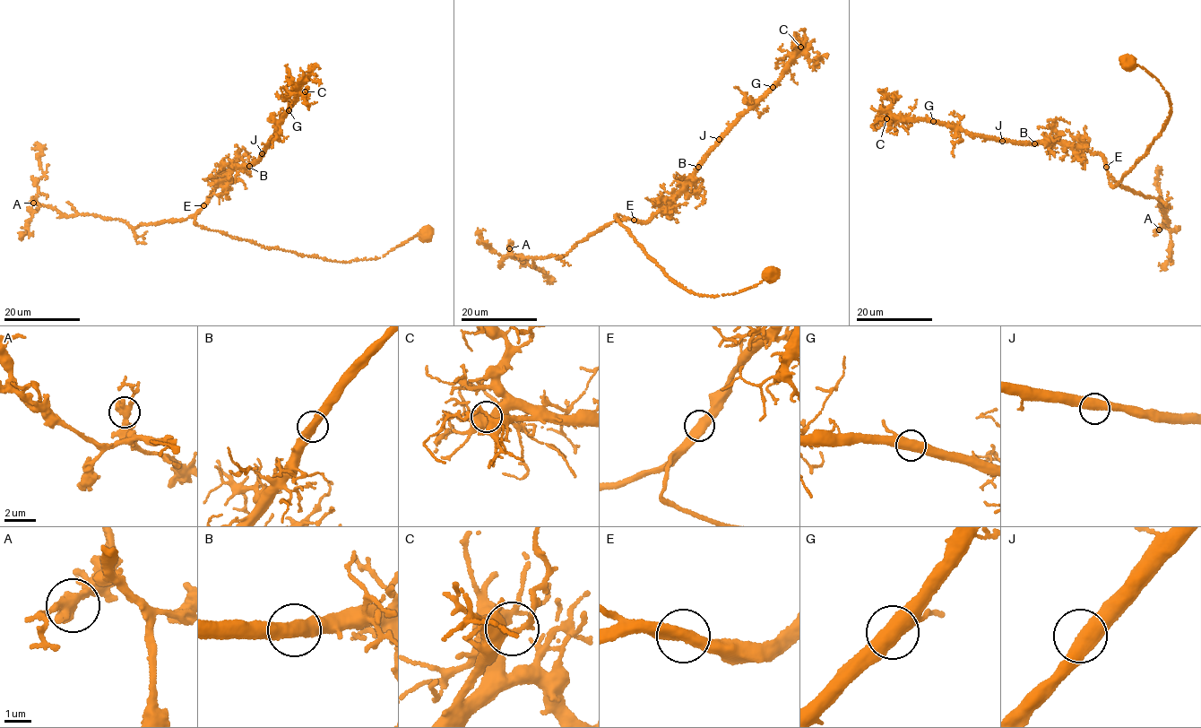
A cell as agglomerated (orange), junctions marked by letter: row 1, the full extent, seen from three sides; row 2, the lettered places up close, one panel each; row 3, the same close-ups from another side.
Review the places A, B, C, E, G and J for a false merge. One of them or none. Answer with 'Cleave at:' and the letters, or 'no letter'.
Cleave at: no letter

